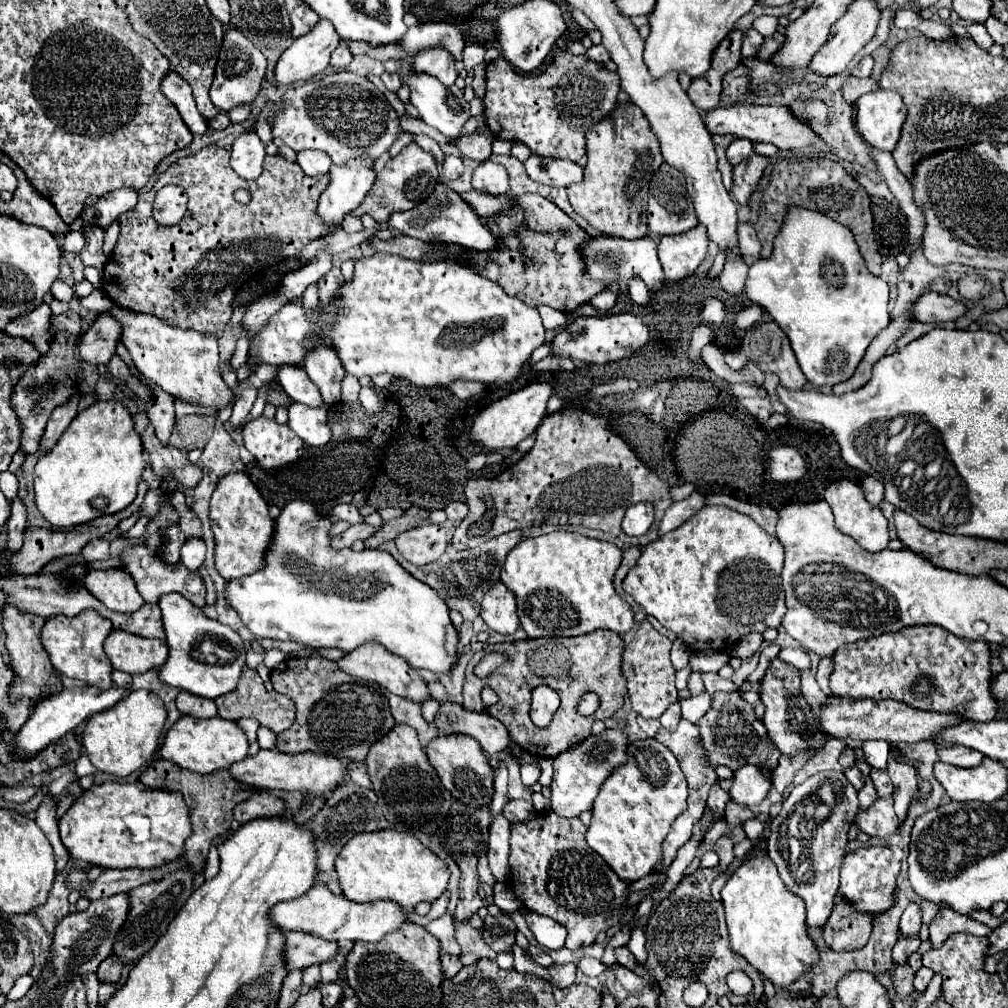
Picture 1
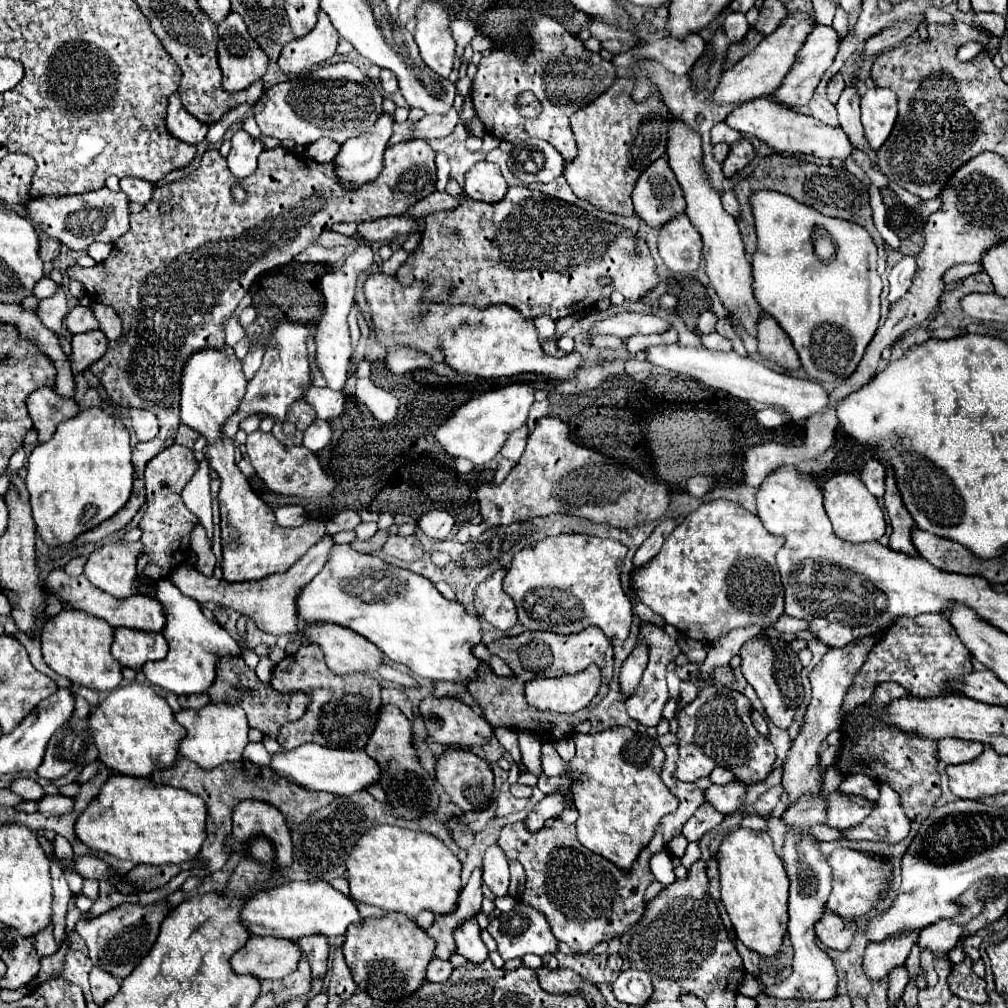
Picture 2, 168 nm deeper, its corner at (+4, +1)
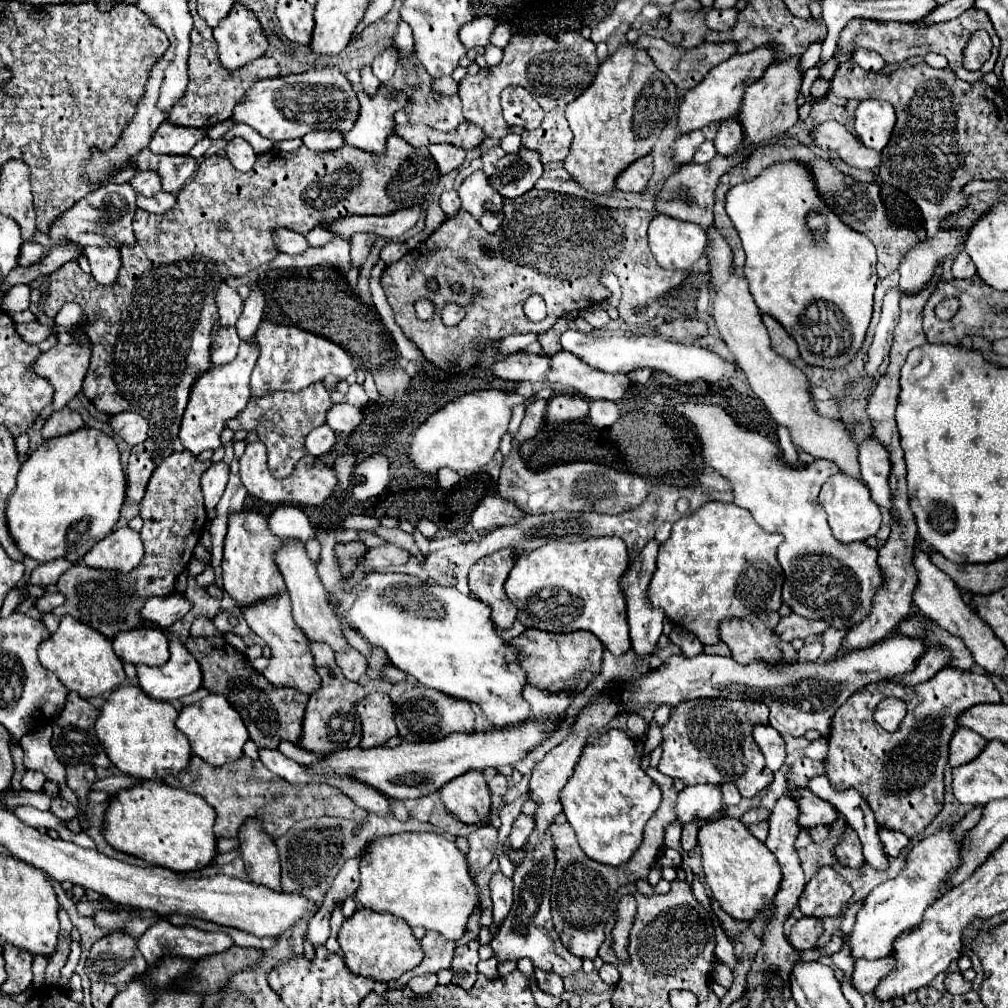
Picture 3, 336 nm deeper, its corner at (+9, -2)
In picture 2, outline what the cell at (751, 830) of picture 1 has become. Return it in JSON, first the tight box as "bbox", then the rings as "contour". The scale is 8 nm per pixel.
{"bbox":[718,828,790,956],"contour":[[[748,828],[730,832],[718,848],[718,870],[722,904],[732,920],[736,936],[744,946],[758,954],[776,956],[788,924],[790,882],[780,856],[772,848],[772,838],[766,832],[754,832]]]}

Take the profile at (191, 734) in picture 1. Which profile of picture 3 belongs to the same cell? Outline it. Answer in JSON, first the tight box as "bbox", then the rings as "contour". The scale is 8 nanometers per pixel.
{"bbox":[175,693,249,767],"contour":[[[211,693],[209,697],[205,697],[199,703],[183,707],[177,721],[175,721],[175,727],[189,739],[193,755],[201,757],[205,763],[215,765],[215,767],[225,765],[225,763],[241,757],[243,743],[249,739],[247,729],[241,721],[239,713],[225,701],[225,697],[215,695],[215,693]]]}

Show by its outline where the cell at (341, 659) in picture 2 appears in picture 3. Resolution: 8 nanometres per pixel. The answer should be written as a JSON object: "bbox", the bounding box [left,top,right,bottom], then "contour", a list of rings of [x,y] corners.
{"bbox":[275,541,349,653],"contour":[[[289,541],[285,543],[285,547],[281,551],[277,551],[275,555],[275,563],[279,565],[287,591],[291,595],[291,605],[293,605],[293,619],[297,623],[297,627],[305,633],[305,637],[311,643],[325,643],[329,645],[335,653],[339,651],[347,651],[349,649],[349,641],[343,635],[341,623],[335,617],[331,605],[325,601],[325,589],[317,577],[315,565],[311,563],[311,559],[305,553],[305,547],[301,541]]]}

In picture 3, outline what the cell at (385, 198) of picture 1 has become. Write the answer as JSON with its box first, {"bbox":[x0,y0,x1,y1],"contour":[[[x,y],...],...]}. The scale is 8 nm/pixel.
{"bbox":[45,133,439,501],"contour":[[[393,133],[393,137],[389,137],[387,141],[387,149],[385,149],[385,155],[381,157],[373,157],[369,153],[361,153],[361,149],[353,149],[349,145],[343,145],[343,149],[337,149],[333,153],[311,153],[309,149],[305,149],[305,145],[301,145],[297,151],[293,153],[283,153],[283,151],[277,151],[277,149],[271,149],[269,153],[265,155],[257,155],[257,163],[253,165],[251,171],[247,173],[237,173],[237,169],[233,169],[229,165],[229,159],[219,159],[217,155],[211,155],[211,157],[205,157],[203,163],[199,165],[199,171],[197,175],[191,179],[191,183],[187,183],[179,193],[177,193],[177,205],[169,211],[165,211],[163,215],[153,215],[149,211],[143,211],[143,209],[137,209],[135,211],[135,219],[133,219],[133,231],[135,231],[135,245],[127,247],[123,245],[119,251],[121,251],[121,269],[119,269],[119,277],[113,285],[101,285],[93,279],[91,273],[83,273],[79,269],[79,265],[75,261],[69,261],[65,265],[61,265],[57,271],[53,271],[49,275],[51,279],[51,287],[49,287],[49,295],[47,295],[47,303],[45,303],[45,313],[55,317],[57,311],[63,307],[63,303],[67,301],[75,301],[81,305],[85,317],[83,317],[83,331],[89,335],[89,339],[93,341],[93,349],[91,349],[91,367],[87,371],[87,377],[83,381],[83,393],[85,397],[103,413],[113,413],[113,411],[119,411],[119,405],[129,405],[131,411],[137,411],[141,417],[147,419],[149,423],[149,439],[143,441],[141,445],[133,447],[131,451],[131,457],[129,457],[129,465],[127,465],[127,499],[129,501],[141,501],[143,499],[143,493],[145,493],[145,487],[147,487],[147,481],[153,473],[153,469],[173,453],[173,441],[179,433],[179,425],[181,425],[181,417],[183,417],[183,411],[185,411],[185,405],[187,405],[187,399],[189,399],[189,389],[193,385],[193,381],[205,371],[211,367],[211,329],[217,321],[217,303],[215,303],[215,293],[219,289],[219,285],[223,281],[227,281],[229,277],[243,277],[247,275],[251,269],[263,265],[263,263],[271,263],[277,255],[279,255],[279,249],[273,241],[275,237],[275,229],[277,227],[287,227],[295,233],[309,233],[313,227],[319,227],[319,225],[327,225],[327,223],[333,223],[333,221],[339,221],[343,217],[351,217],[351,215],[389,215],[393,211],[399,211],[399,209],[405,209],[405,207],[413,207],[413,205],[423,205],[427,203],[429,195],[435,191],[437,187],[437,181],[439,181],[439,169],[437,169],[437,163],[431,159],[431,153],[427,151],[427,147],[411,147],[405,139],[401,139],[399,135]]]}

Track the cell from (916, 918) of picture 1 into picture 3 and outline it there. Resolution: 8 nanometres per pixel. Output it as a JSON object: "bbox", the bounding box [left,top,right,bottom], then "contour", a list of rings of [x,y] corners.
{"bbox":[853,955,897,993],"contour":[[[893,955],[881,957],[881,959],[857,959],[855,961],[855,971],[853,971],[853,987],[861,993],[871,993],[879,985],[883,977],[895,971],[897,959]]]}

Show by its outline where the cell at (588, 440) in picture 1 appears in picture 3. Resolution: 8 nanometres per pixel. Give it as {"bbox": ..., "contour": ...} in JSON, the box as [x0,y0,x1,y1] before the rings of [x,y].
{"bbox":[499,401,649,515],"contour":[[[535,401],[525,411],[525,419],[521,423],[521,429],[517,437],[513,439],[513,449],[509,459],[503,461],[501,475],[499,475],[499,495],[505,501],[515,501],[515,505],[525,515],[537,515],[537,513],[549,513],[549,511],[597,511],[607,515],[619,515],[623,511],[639,507],[649,493],[649,487],[643,477],[631,475],[624,470],[615,470],[589,461],[573,461],[551,465],[551,469],[543,469],[533,473],[527,469],[527,463],[519,455],[519,447],[523,441],[533,439],[543,421],[545,421],[545,401]]]}

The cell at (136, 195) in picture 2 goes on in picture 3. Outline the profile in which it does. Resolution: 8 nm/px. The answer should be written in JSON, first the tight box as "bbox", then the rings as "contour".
{"bbox":[127,171,161,197],"contour":[[[149,171],[137,173],[137,175],[135,175],[133,179],[129,179],[127,183],[133,187],[135,193],[145,195],[145,197],[153,197],[155,193],[161,191],[161,181],[159,181],[157,173],[149,173]]]}

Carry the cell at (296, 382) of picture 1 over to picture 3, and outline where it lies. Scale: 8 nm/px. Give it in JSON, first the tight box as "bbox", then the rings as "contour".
{"bbox":[327,403,361,431],"contour":[[[335,403],[327,411],[327,425],[333,431],[353,431],[361,421],[361,411],[349,403]]]}

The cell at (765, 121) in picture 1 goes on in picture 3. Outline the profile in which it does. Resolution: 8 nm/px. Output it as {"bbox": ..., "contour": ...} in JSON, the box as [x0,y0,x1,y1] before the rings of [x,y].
{"bbox":[811,121,881,169],"contour":[[[825,121],[813,127],[811,139],[815,147],[823,151],[837,151],[839,157],[857,169],[875,169],[881,163],[881,153],[873,153],[871,149],[865,149],[861,141],[841,123],[837,121]]]}

